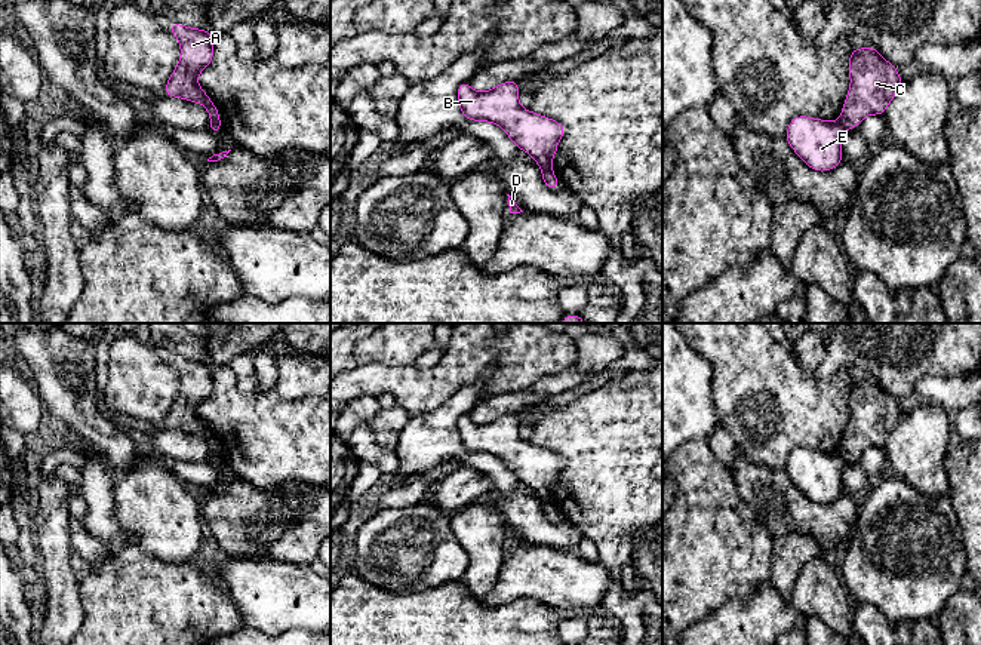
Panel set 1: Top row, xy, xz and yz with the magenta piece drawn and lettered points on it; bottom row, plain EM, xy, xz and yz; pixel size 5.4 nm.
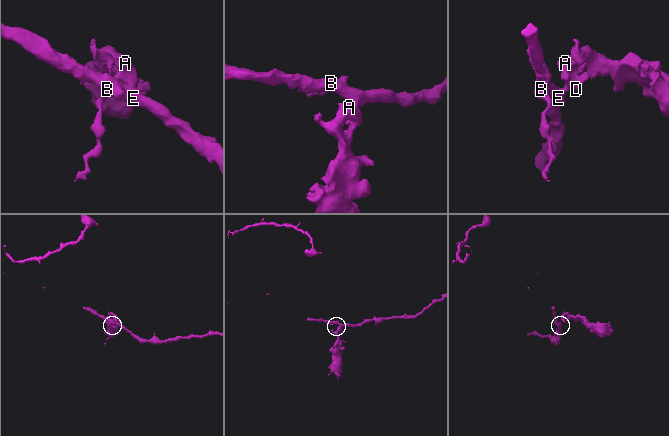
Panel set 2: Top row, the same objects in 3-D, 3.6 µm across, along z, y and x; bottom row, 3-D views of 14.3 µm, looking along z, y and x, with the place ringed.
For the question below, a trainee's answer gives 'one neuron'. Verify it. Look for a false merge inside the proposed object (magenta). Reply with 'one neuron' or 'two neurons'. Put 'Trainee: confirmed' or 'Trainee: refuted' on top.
Trainee: refuted
two neurons

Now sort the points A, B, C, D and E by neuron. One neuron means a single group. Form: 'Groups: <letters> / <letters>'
Groups: A C D / B E

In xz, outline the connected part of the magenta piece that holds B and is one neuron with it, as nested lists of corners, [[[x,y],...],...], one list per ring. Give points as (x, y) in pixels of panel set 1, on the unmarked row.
[[[507,412],[486,424],[476,424],[468,414],[459,415],[456,421],[459,442],[465,451],[498,457],[541,503],[551,503],[566,460],[550,449],[522,440],[519,426],[517,412]]]

